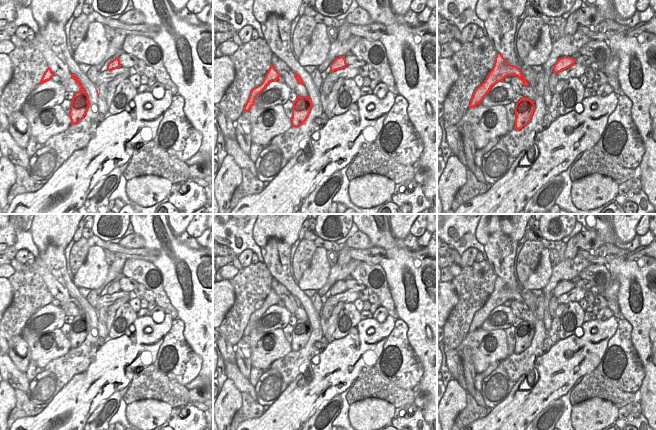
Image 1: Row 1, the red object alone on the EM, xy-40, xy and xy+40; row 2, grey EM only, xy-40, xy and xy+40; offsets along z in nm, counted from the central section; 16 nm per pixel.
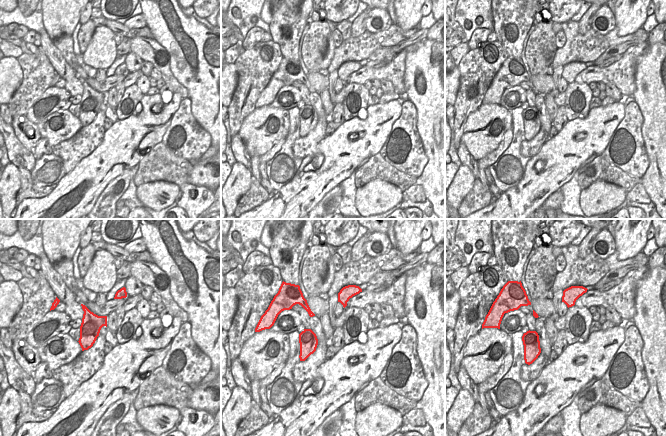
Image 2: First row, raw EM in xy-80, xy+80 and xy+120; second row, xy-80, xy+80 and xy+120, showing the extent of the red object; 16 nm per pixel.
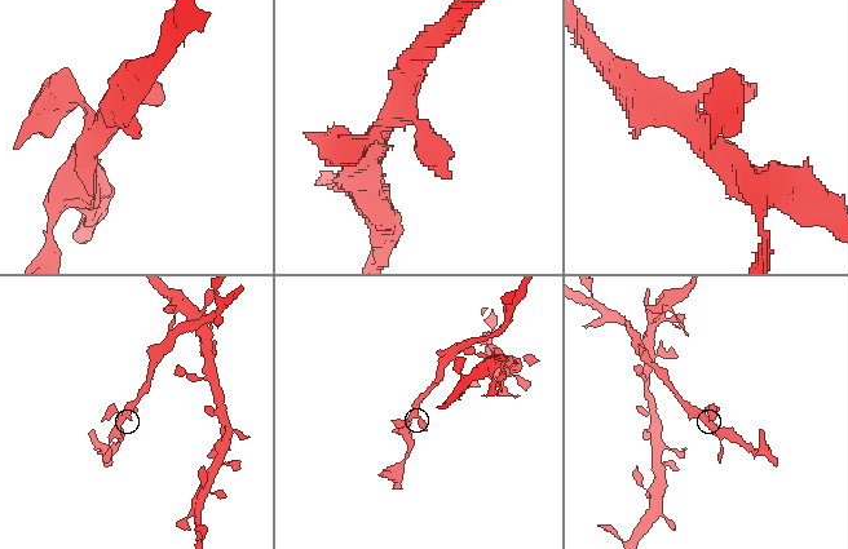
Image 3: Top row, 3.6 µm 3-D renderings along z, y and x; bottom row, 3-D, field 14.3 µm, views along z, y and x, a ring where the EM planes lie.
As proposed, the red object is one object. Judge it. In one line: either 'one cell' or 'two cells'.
one cell

